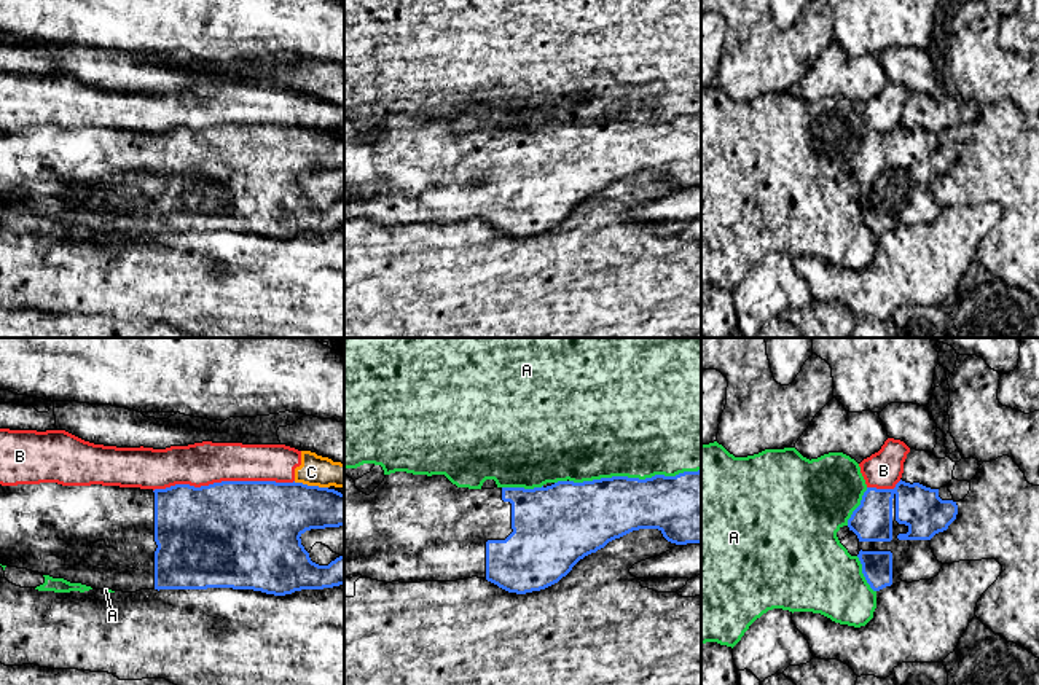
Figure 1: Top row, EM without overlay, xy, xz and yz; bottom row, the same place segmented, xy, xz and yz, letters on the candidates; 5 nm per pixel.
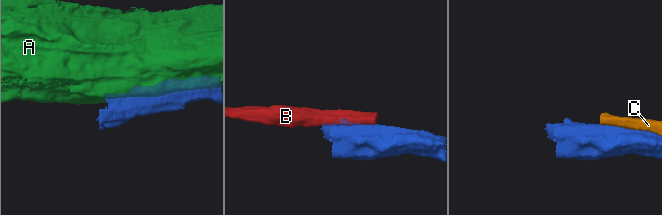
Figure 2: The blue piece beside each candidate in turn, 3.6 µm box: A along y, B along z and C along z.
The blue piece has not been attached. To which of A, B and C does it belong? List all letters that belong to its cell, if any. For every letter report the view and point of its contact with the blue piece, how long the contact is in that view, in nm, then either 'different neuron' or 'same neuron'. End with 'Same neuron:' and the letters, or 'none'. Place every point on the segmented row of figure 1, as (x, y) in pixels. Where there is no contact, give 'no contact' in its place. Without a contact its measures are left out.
A: xz (635, 478) | 650 nm | different neuron
B: xy (223, 481) | 700 nm | different neuron
C: xy (311, 486) | 180 nm | different neuron
Same neuron: none

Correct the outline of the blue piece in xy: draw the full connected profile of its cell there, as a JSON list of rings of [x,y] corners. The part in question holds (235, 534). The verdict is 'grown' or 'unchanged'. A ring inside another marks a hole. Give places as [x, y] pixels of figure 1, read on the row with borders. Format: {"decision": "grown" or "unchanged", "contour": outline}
{"decision": "grown", "contour": [[[222,481],[166,489],[120,486],[0,484],[0,564],[64,578],[94,589],[253,589],[285,596],[301,589],[344,585],[344,556],[328,566],[311,561],[301,535],[311,529],[344,526],[344,494],[303,483]]]}

